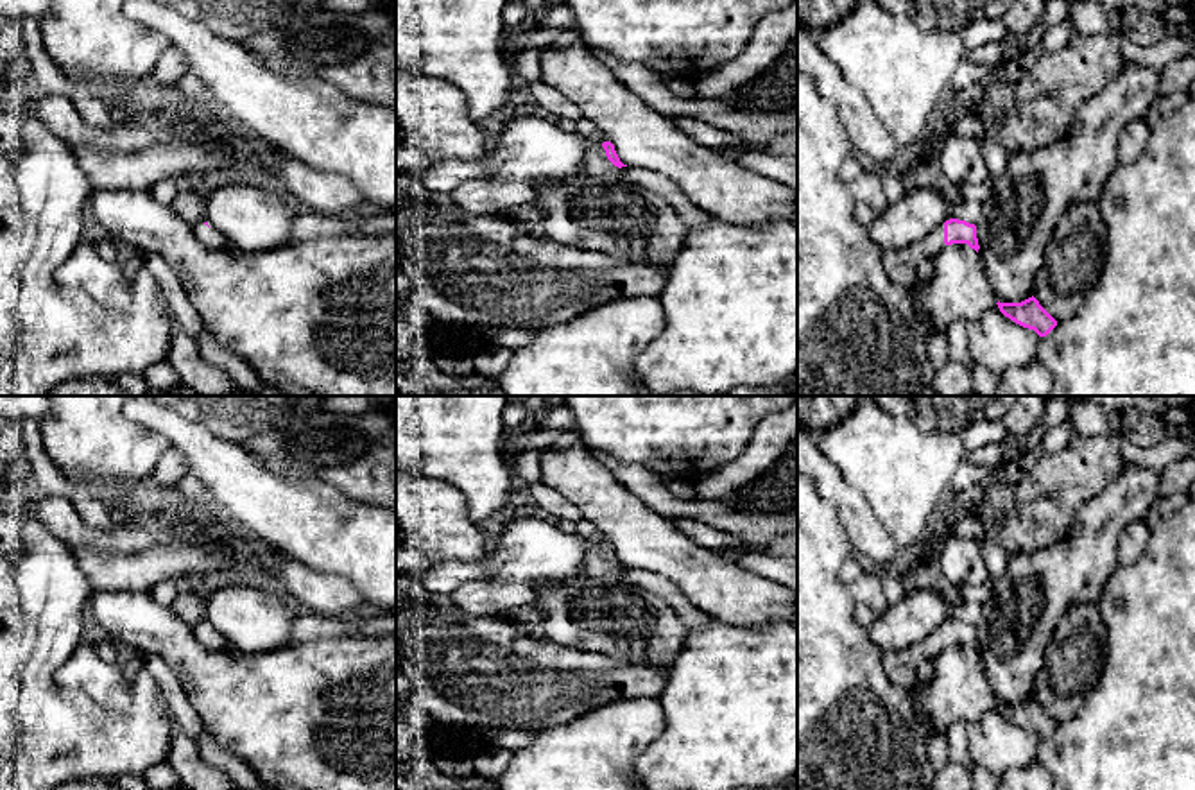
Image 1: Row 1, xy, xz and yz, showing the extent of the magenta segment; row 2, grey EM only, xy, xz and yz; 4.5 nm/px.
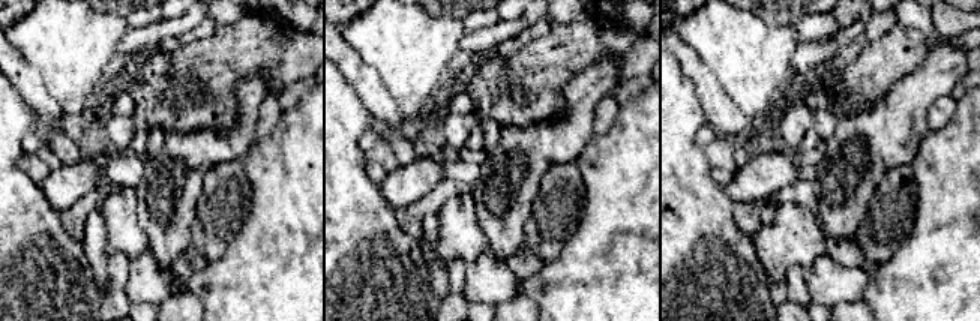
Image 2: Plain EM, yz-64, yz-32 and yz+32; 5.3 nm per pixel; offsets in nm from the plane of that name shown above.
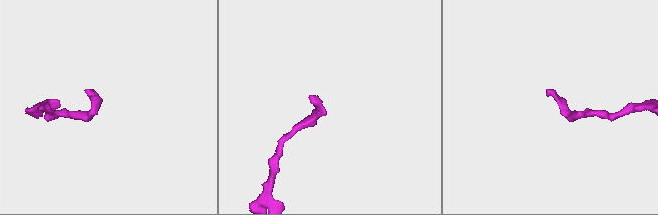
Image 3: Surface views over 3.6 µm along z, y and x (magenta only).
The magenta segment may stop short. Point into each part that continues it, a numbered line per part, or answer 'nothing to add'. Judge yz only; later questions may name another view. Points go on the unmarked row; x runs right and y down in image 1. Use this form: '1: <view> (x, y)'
1: yz (900, 665)

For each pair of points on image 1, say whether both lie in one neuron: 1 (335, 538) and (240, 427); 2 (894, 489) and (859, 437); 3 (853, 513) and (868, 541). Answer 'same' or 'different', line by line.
1: different
2: same
3: same

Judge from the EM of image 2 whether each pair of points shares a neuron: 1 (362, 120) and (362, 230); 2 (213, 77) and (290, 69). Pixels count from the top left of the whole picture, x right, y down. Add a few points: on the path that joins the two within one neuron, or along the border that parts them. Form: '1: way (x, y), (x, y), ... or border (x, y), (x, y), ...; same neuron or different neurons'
1: way (348, 147), (348, 203); same neuron
2: way (233, 62), (270, 62); same neuron

